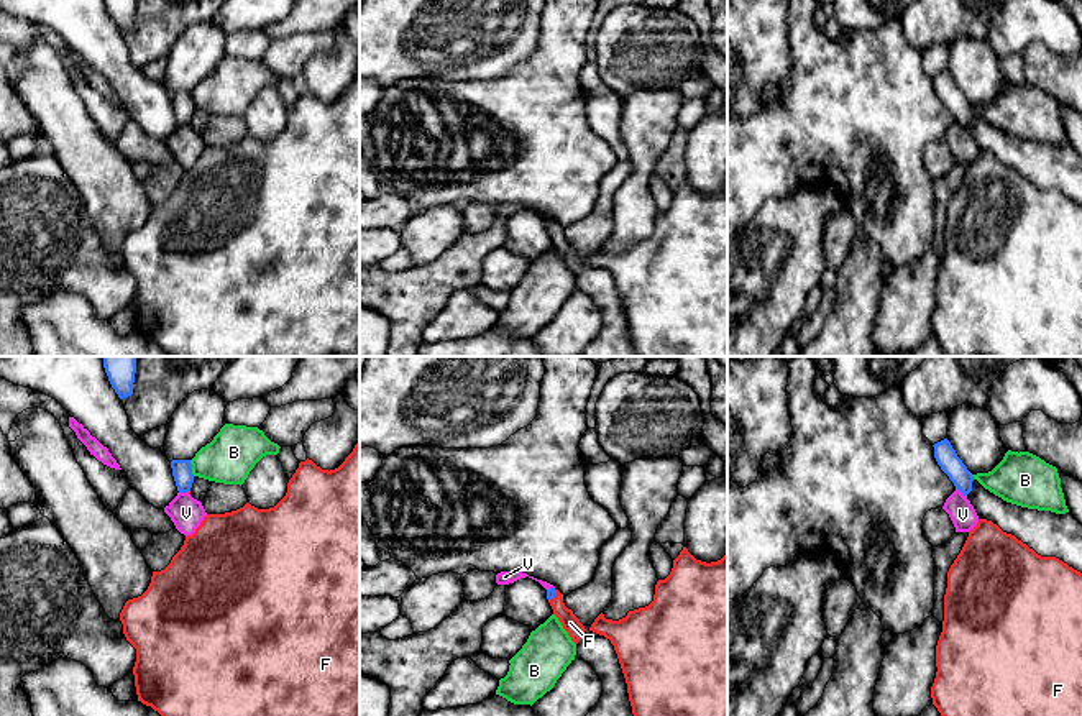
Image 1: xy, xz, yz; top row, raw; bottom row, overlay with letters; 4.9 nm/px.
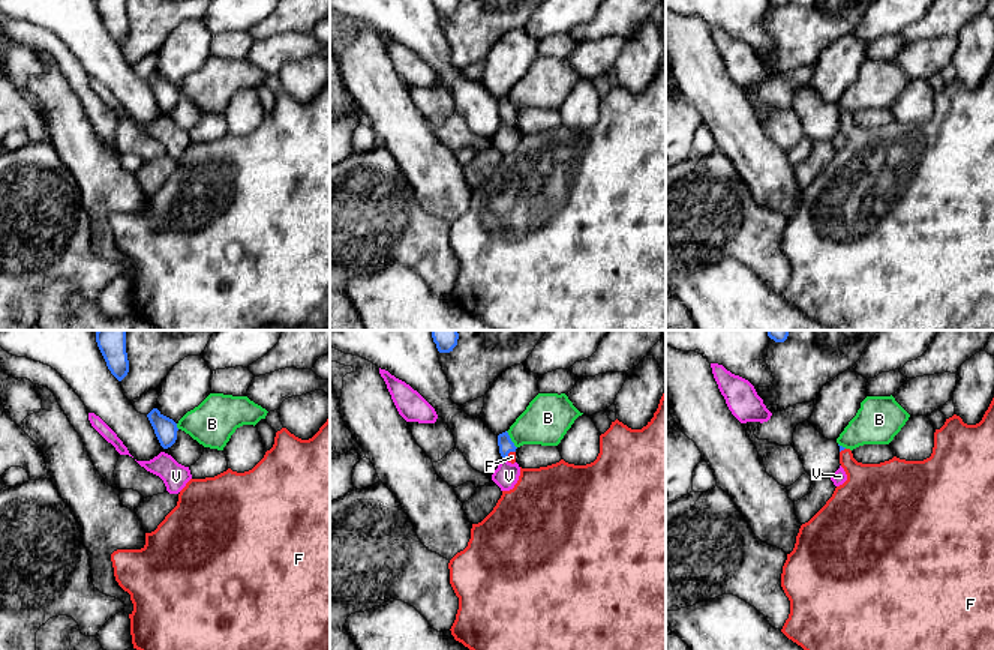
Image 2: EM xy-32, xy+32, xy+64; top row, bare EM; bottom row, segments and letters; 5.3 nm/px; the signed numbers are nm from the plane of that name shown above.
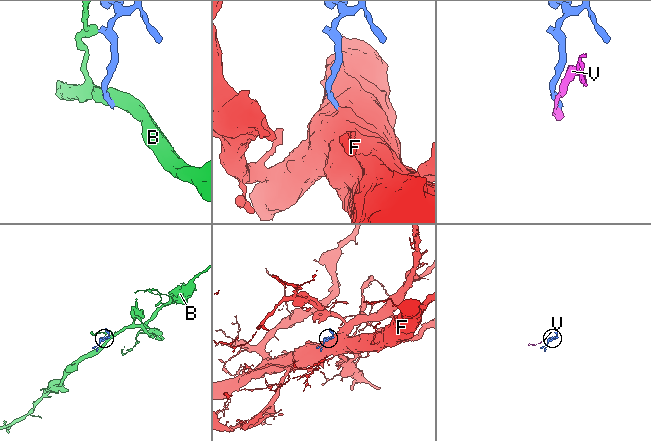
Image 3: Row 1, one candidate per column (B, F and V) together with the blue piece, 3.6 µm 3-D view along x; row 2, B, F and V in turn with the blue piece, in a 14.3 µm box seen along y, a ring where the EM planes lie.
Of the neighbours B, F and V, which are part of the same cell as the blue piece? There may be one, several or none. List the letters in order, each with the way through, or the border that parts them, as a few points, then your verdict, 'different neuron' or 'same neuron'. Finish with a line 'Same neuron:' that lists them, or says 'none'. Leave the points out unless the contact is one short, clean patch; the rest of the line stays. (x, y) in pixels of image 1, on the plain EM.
B: different neuron
F: runs through xz (550, 225), (554, 229), (570, 255); same neuron
V: border along yz (956, 120), (966, 128); different neuron
Same neuron: F

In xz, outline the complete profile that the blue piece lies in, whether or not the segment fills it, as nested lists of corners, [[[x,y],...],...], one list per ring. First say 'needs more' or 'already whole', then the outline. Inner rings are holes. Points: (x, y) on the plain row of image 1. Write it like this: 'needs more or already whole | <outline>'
needs more | [[[550,220],[547,222],[547,232],[553,241],[553,246],[562,255],[563,261],[568,264],[571,273],[578,276],[586,261],[580,255],[580,251],[573,246],[573,243],[565,238],[563,227],[558,222]]]

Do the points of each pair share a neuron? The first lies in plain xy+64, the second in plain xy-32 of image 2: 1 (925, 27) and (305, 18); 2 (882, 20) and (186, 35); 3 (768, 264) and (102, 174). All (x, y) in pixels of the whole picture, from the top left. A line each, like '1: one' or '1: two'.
1: one
2: two
3: two

